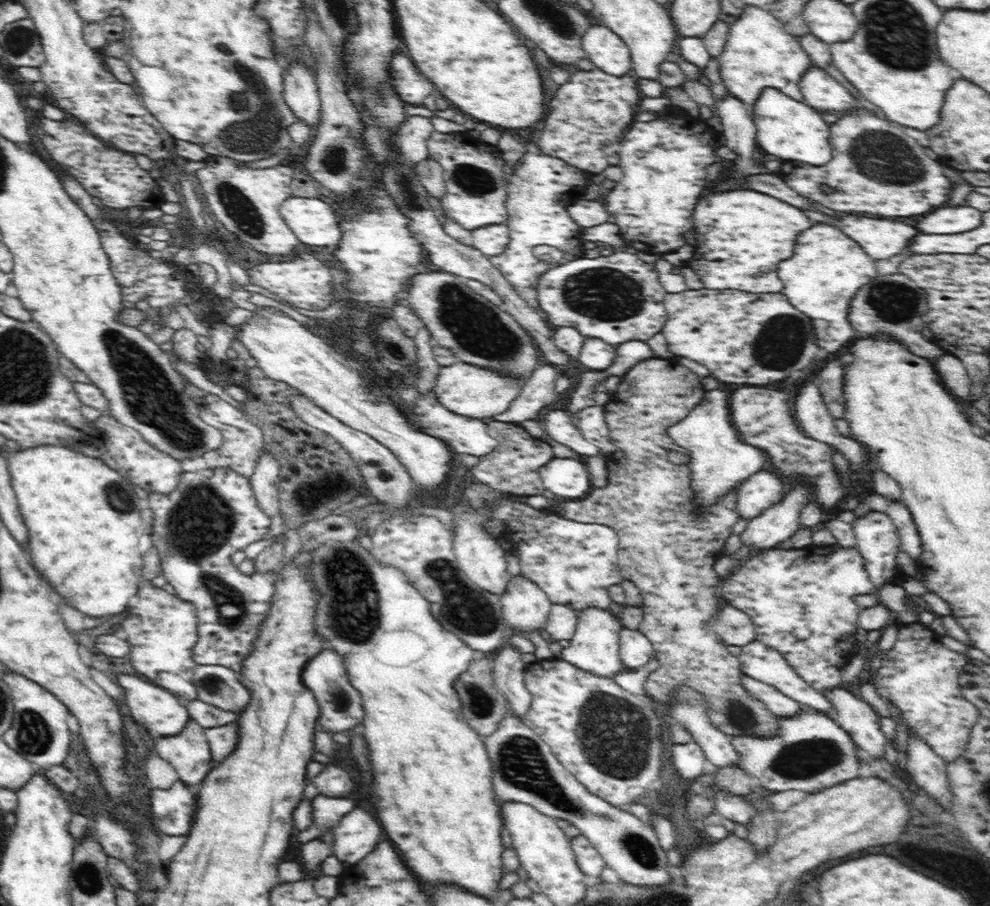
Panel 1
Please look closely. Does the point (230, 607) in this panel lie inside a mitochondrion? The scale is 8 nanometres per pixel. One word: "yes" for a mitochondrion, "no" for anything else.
yes

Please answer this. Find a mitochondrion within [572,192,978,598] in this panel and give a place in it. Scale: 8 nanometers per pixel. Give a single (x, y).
(782, 338)

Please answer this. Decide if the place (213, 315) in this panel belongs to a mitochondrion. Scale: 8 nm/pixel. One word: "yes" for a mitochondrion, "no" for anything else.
no

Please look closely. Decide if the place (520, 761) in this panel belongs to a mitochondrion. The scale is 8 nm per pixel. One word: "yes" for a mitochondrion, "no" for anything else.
yes

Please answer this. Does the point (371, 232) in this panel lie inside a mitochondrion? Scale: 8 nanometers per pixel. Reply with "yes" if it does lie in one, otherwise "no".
no

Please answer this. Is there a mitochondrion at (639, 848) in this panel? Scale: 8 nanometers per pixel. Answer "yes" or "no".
yes

